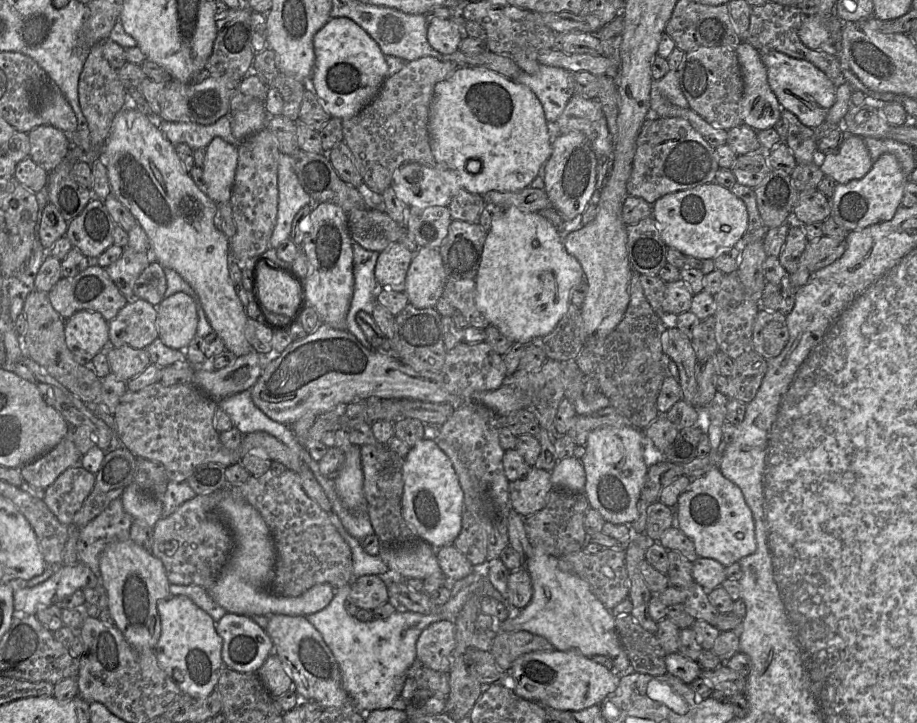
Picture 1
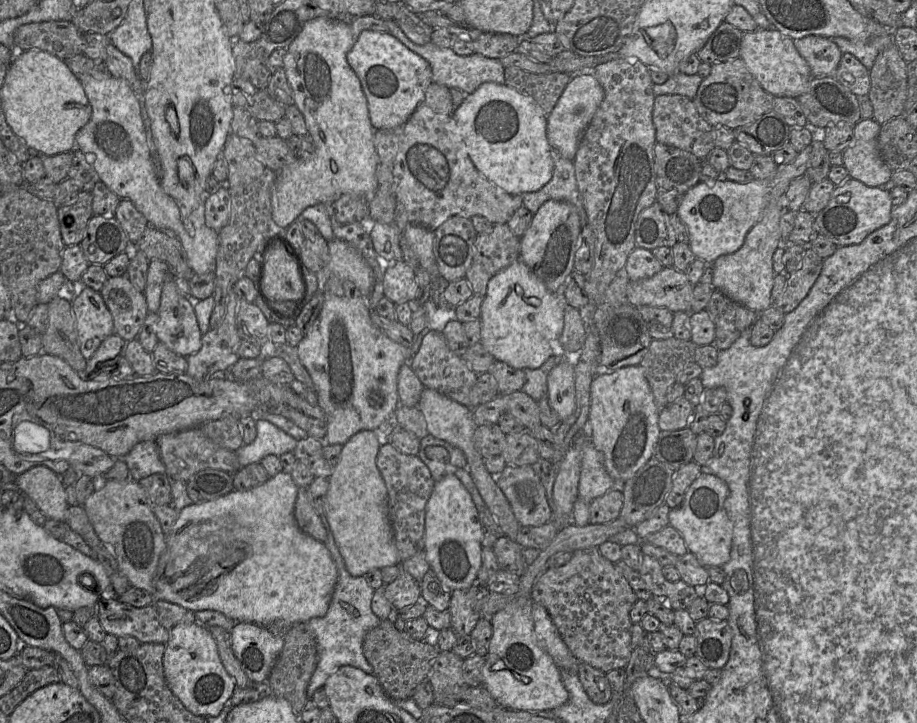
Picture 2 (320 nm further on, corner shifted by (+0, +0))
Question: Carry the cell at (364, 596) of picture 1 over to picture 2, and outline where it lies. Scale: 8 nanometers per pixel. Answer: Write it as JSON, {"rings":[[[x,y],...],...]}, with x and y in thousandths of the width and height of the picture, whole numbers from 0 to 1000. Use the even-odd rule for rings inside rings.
{"rings":[[[439,788],[429,805],[418,809],[418,817],[429,838],[429,849],[431,844],[447,840],[460,828],[458,806]]]}

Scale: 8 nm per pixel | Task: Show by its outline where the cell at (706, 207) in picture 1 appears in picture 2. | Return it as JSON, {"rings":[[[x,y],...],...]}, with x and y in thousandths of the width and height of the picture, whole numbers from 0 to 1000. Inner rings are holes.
{"rings":[[[884,201],[872,209],[862,227],[847,230],[845,242],[836,249],[763,252],[747,266],[737,296],[751,321],[751,342],[758,355],[769,364],[779,364],[786,354],[804,349],[816,321],[829,304],[839,278],[852,275],[863,252],[878,242],[883,214]]]}

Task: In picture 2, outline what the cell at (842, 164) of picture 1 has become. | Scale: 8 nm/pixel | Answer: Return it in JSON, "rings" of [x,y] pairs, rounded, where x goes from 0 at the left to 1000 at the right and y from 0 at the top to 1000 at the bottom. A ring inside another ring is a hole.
{"rings":[[[952,163],[938,165],[931,173],[929,198],[918,210],[926,245],[947,259],[965,256],[973,245],[957,207],[960,174]]]}

